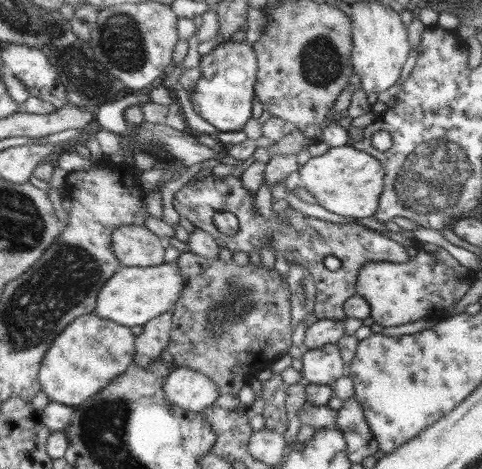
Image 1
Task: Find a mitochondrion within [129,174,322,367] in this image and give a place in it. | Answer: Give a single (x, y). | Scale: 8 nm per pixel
(235, 304)

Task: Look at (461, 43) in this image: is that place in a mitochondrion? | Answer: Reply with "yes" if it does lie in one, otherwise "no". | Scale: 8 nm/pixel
no

